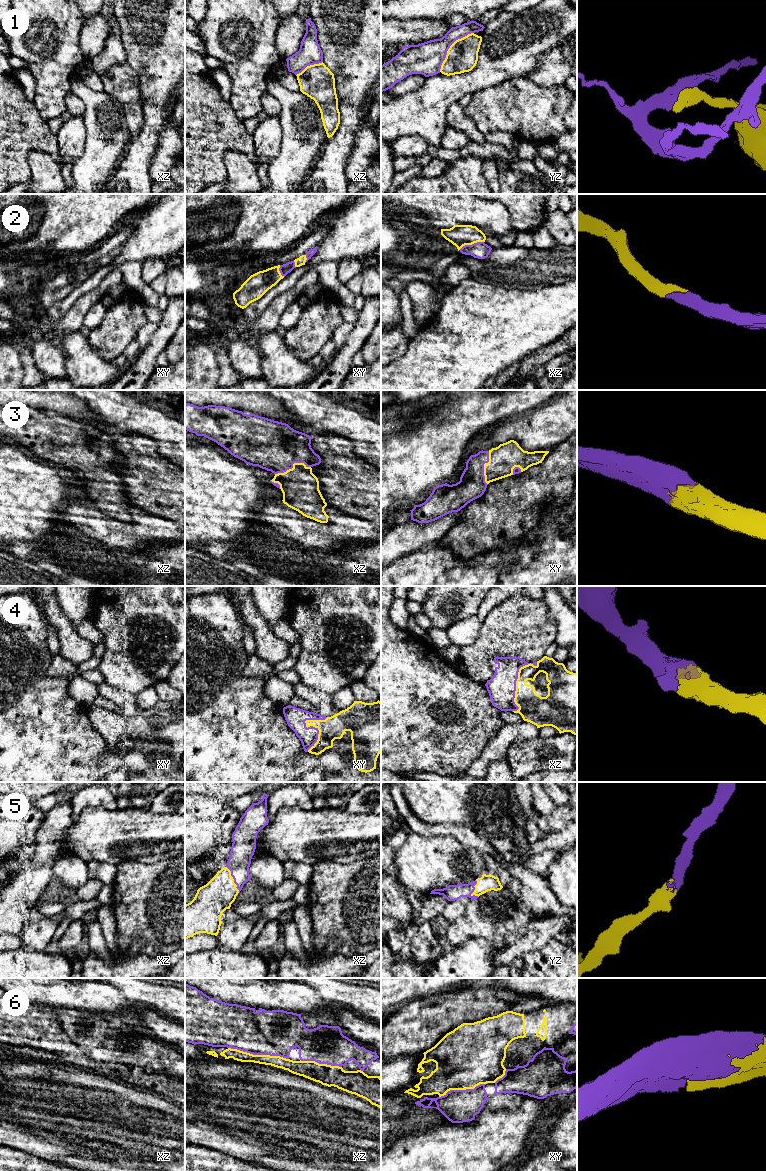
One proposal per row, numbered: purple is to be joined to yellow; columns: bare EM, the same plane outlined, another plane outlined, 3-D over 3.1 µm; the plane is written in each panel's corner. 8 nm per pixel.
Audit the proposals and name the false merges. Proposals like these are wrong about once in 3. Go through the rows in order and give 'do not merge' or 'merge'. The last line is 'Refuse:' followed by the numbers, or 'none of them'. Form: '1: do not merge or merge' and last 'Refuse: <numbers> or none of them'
1: do not merge
2: merge
3: merge
4: merge
5: merge
6: merge
Refuse: 1

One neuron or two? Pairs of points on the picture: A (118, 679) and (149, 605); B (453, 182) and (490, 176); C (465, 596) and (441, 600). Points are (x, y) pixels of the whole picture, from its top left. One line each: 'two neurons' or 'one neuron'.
A: one neuron
B: two neurons
C: one neuron

